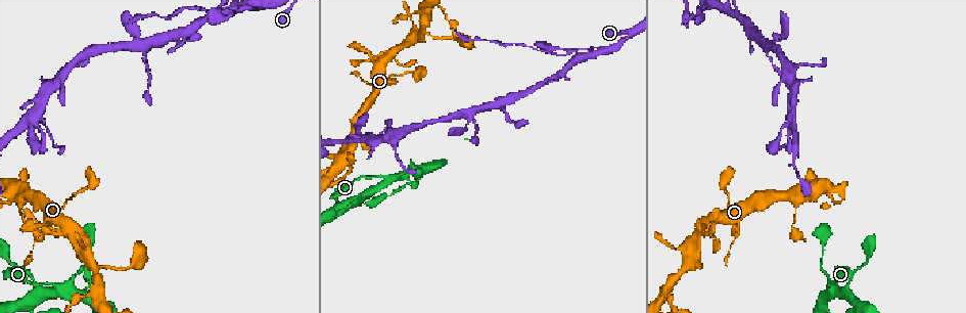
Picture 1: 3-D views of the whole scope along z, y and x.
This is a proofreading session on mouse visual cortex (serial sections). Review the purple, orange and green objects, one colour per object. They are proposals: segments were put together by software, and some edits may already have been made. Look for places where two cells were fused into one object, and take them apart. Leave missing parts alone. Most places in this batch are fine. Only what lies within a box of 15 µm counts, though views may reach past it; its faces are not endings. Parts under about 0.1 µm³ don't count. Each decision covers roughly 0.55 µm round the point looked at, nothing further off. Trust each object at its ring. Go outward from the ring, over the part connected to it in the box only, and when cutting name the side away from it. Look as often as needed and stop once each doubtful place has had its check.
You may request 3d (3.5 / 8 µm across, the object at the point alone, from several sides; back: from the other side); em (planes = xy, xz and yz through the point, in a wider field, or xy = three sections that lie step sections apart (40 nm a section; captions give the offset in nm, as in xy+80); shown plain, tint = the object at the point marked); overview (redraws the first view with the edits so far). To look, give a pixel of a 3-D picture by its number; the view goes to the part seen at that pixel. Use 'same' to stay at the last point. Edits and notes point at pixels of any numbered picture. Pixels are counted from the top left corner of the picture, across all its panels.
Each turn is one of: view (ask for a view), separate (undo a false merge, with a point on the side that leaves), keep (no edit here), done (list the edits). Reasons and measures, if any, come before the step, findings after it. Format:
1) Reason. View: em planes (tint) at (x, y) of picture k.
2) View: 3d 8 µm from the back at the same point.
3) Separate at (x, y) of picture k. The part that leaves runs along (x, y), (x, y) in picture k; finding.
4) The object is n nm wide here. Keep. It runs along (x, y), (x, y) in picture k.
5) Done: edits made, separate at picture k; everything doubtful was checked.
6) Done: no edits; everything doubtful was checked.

Small branch off a trunk. View: 3d 3.5 µm at (387, 179) of picture 1.

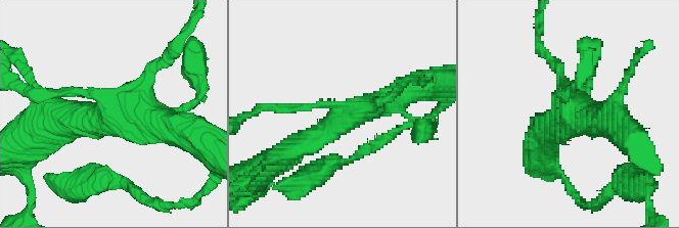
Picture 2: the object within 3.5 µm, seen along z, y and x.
4 arms meet here; the arms are 150, 200, 350, 400 nm wide. View: em xy step 1 (tint) at (574, 109) of picture 2.

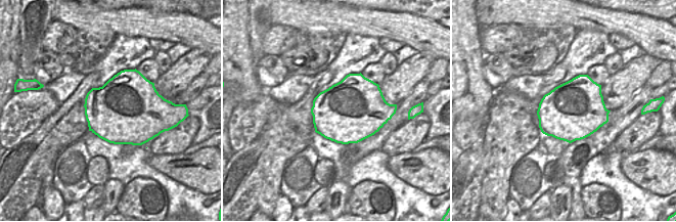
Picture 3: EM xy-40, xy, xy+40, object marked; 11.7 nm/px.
Keep. It runs along (568, 93), (589, 119), (609, 116) in picture 2; all the same cell.

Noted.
View: 3d 3.5 µm at (588, 48) of picture 1.

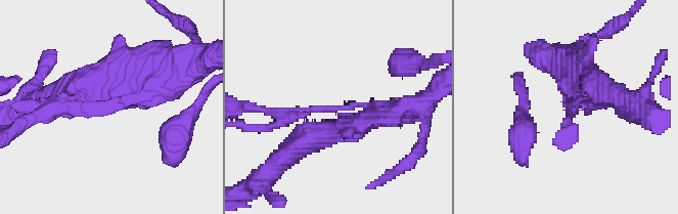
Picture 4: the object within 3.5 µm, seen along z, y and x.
The arms are 150, 400 nm wide. View: em planes (tint) at (109, 103) of picture 4.

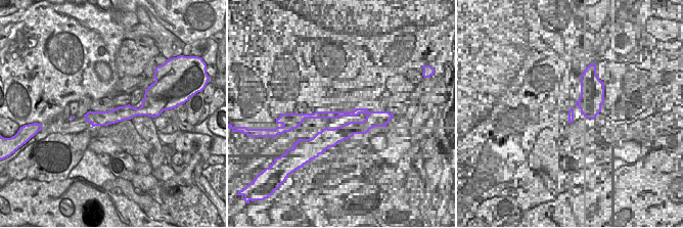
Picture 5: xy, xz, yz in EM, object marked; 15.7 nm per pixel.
The object is 240 nm wide here. Keep. It runs along (169, 83), (106, 108), (47, 108) in picture 4; all the same cell.

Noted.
Arms part here. View: 3d 3.5 µm at (243, 6) of picture 1.

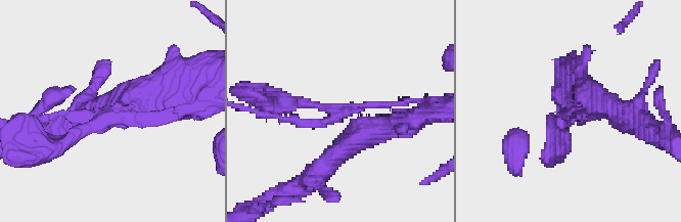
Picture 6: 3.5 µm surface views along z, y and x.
3 arms meet here; the arms are 100, 150, 200 nm wide. View: em xy step 5 (tint) at (112, 113) of picture 6.

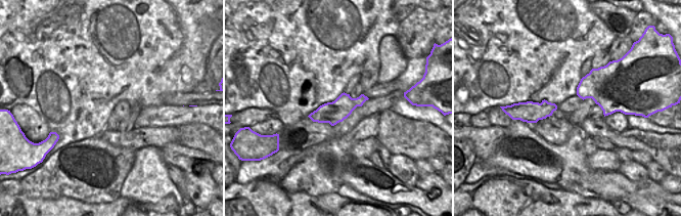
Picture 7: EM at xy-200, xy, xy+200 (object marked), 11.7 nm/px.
Separate at (49, 117) of picture 6. The part that leaves runs along (320, 123), (255, 113) in picture 6; a second cell is stuck on.

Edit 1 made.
Done: edits made, separate at picture 6; everything doubtful was checked.

